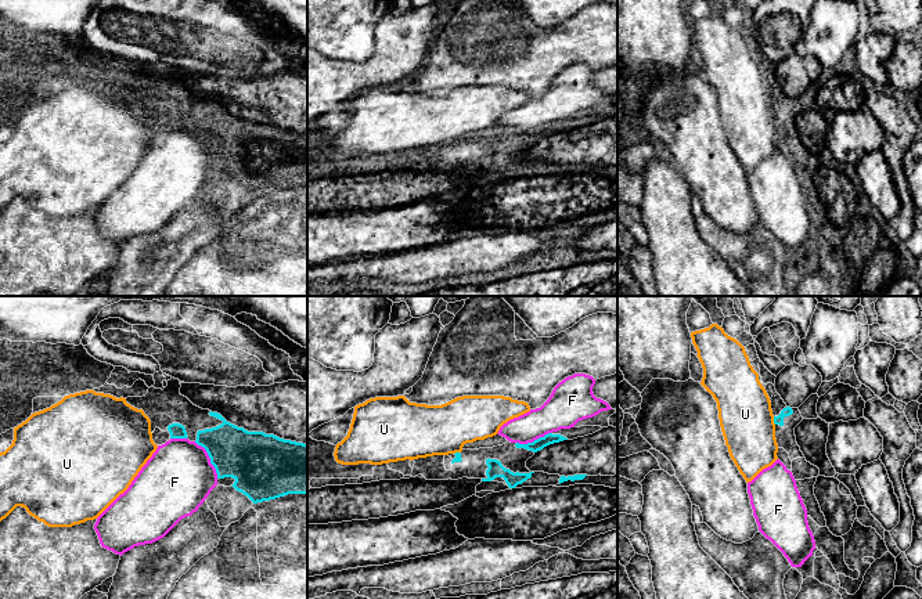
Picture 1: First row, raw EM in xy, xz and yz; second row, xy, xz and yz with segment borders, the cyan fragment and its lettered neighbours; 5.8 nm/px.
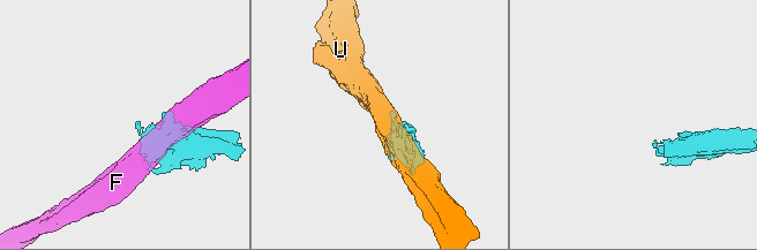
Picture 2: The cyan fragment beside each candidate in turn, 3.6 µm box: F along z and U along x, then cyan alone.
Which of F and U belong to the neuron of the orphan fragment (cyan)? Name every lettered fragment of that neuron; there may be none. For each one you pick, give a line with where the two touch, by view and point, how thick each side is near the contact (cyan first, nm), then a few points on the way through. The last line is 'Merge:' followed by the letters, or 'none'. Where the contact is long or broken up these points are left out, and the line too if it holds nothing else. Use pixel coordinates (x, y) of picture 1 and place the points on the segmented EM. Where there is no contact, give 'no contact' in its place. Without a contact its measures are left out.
Merge: none

